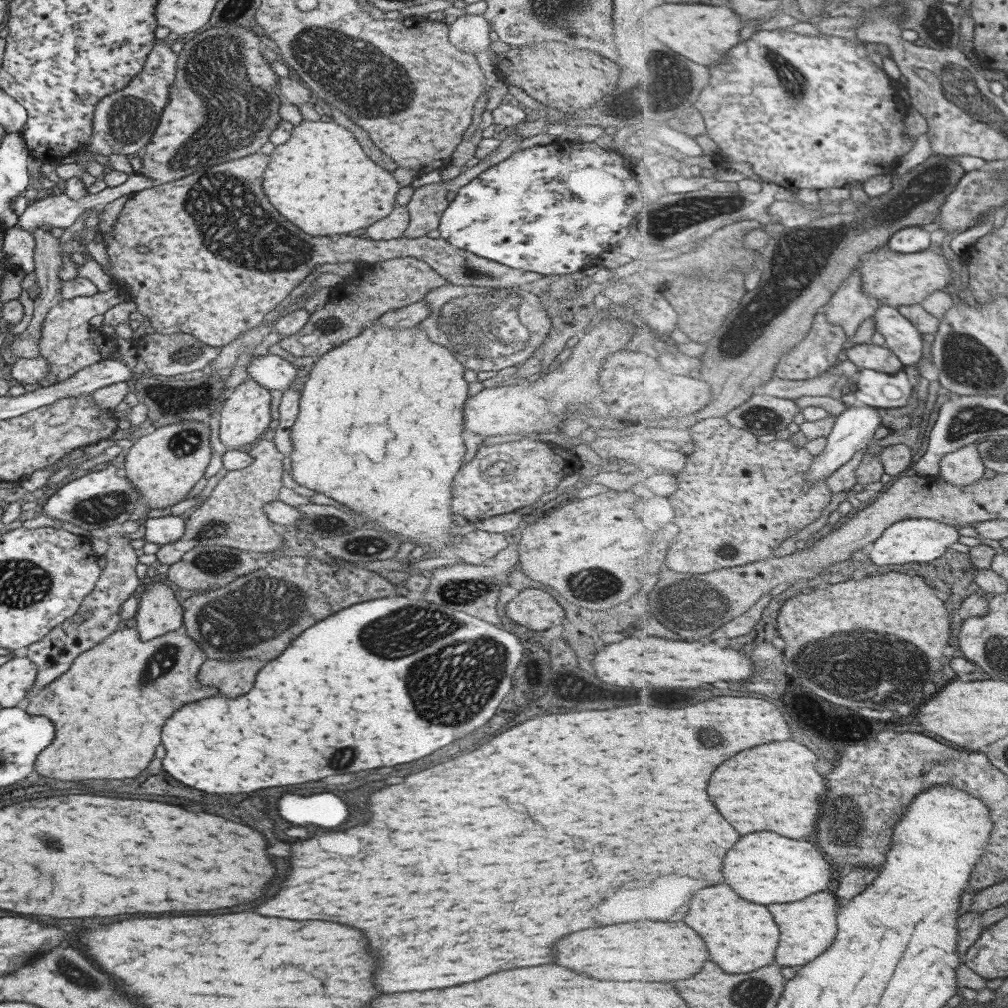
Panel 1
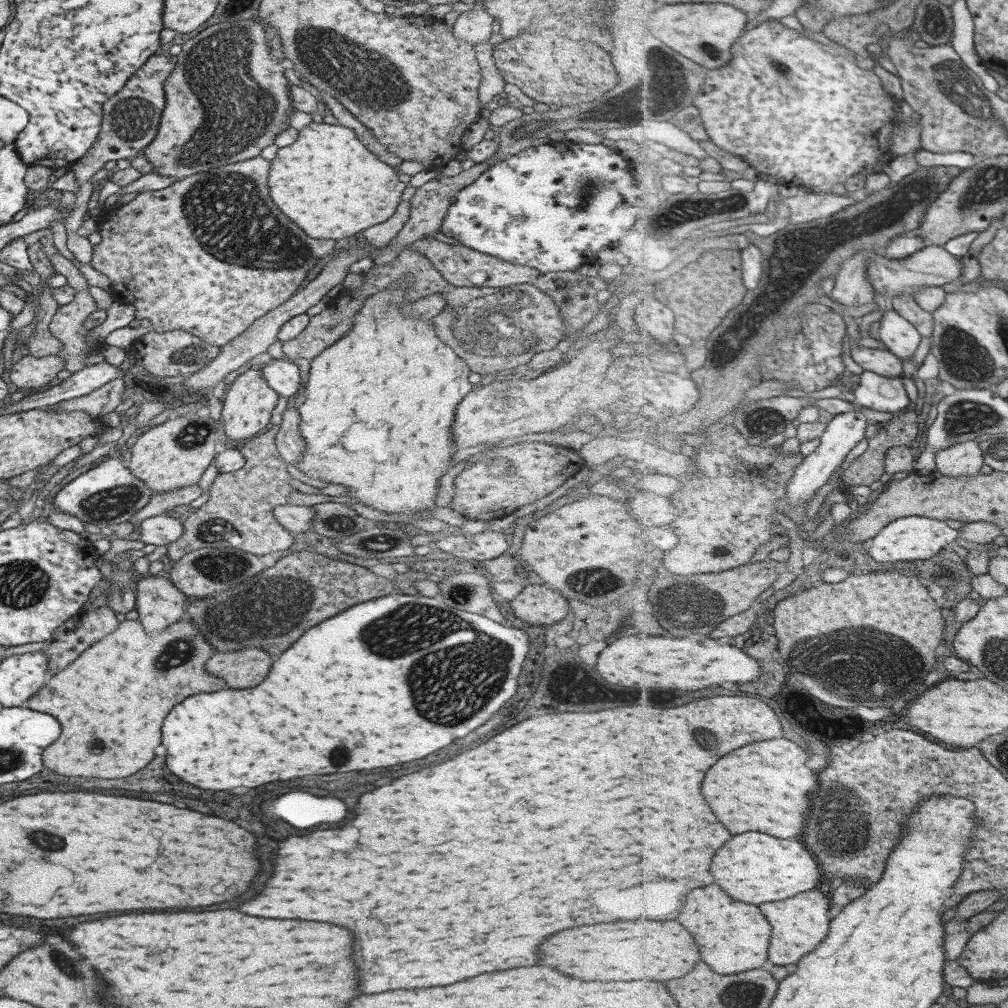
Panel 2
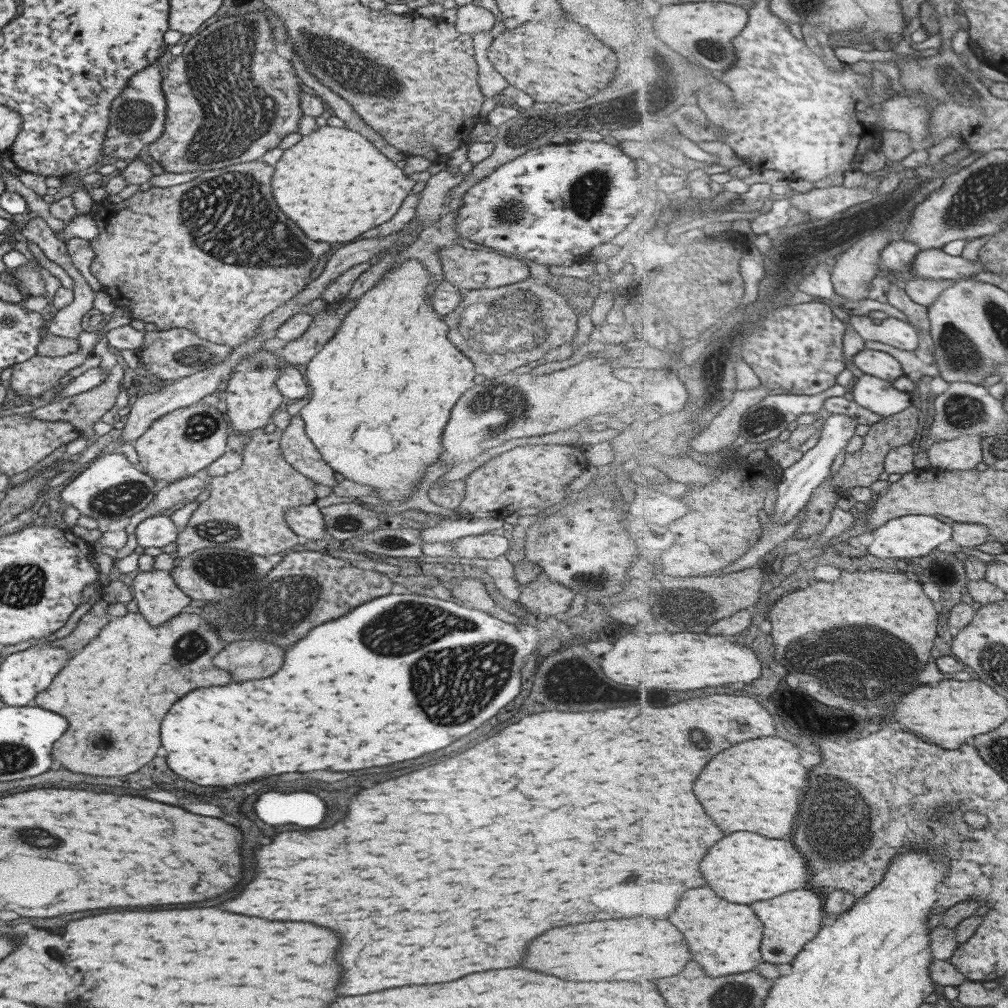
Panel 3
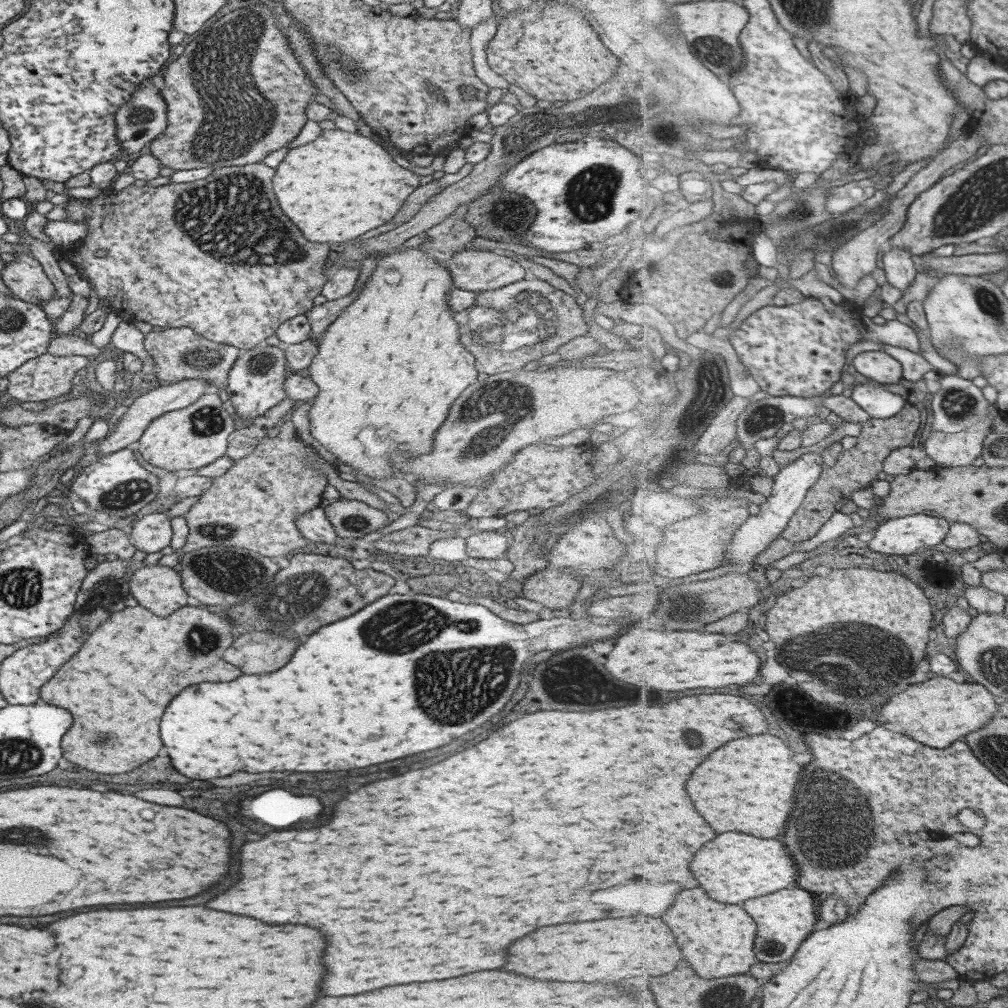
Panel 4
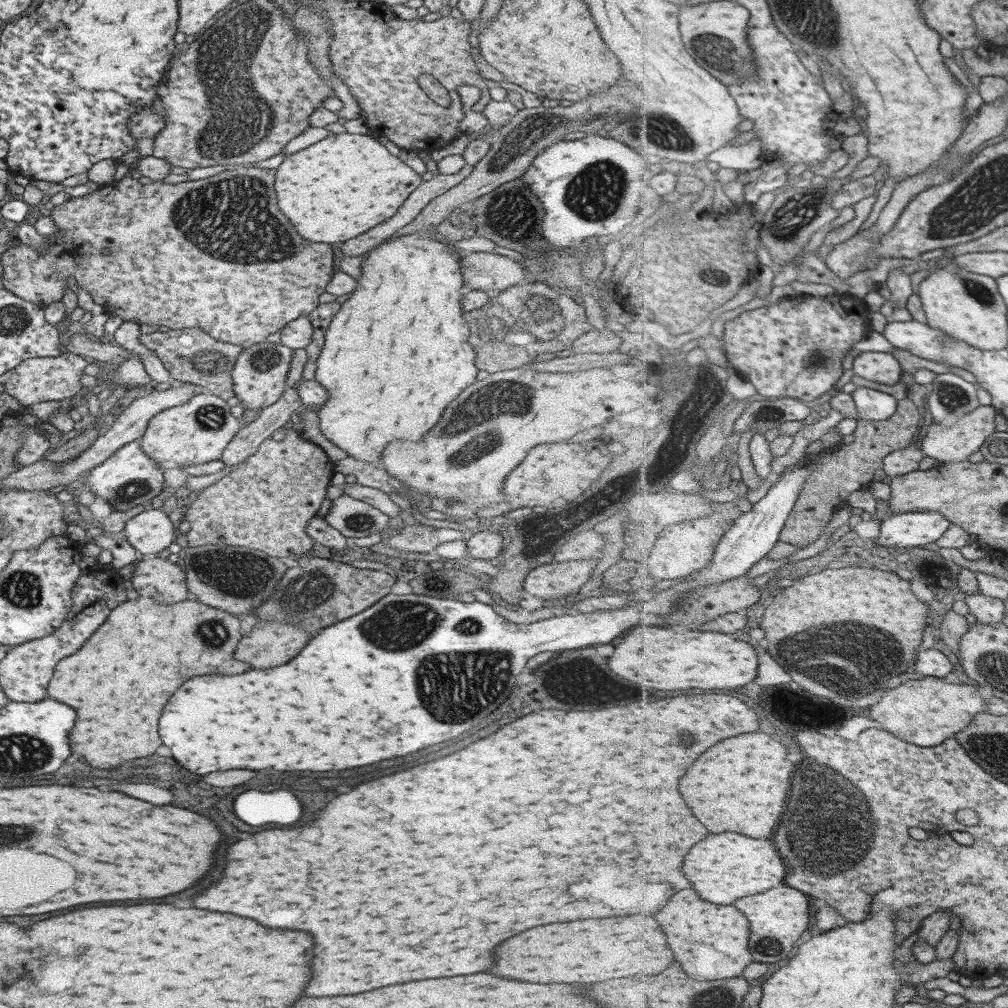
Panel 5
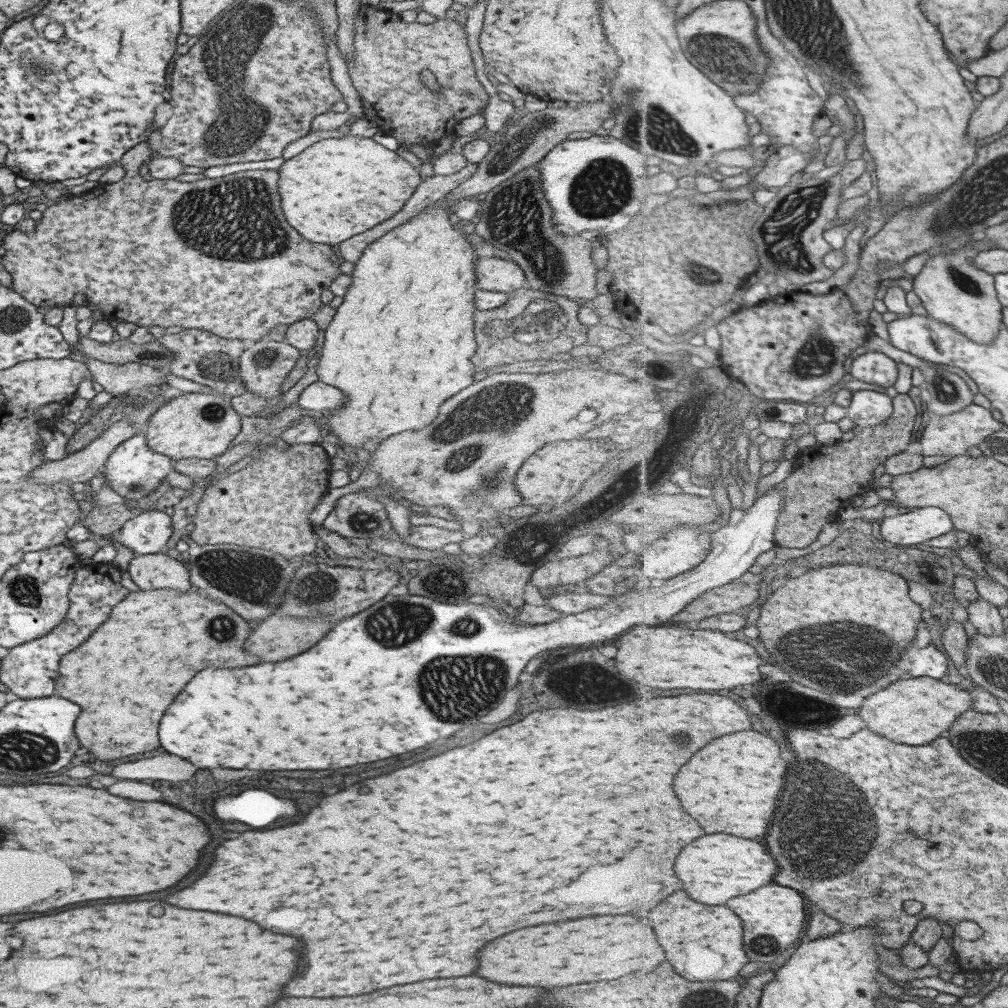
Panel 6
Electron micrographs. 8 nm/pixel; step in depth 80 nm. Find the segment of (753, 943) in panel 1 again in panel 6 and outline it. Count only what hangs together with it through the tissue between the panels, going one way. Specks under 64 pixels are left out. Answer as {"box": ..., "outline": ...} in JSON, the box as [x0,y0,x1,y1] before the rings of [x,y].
{"box":[649,890,749,981],"outline":[[[679,890],[651,910],[649,918],[653,920],[655,932],[667,950],[669,962],[673,962],[675,970],[687,980],[729,981],[749,962],[749,956],[743,950],[743,920],[729,906],[707,906],[695,902],[689,894],[685,894],[685,890]]]}

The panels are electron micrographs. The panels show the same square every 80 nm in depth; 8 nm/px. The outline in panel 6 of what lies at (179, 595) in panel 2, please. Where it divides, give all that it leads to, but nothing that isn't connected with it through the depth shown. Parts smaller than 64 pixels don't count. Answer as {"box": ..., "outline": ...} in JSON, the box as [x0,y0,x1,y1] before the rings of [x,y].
{"box":[126,553,191,592],"outline":[[[162,553],[135,555],[126,571],[138,590],[173,588],[185,592],[191,589],[183,562]]]}

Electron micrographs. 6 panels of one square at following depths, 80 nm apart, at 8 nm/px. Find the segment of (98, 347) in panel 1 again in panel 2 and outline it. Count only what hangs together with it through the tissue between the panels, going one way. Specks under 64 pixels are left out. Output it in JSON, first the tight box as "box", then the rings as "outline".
{"box":[39,236,100,372],"outline":[[[43,236],[39,239],[41,243],[42,251],[46,252],[46,255],[50,258],[52,262],[52,267],[56,271],[56,274],[62,274],[66,278],[66,284],[72,286],[76,294],[71,299],[71,302],[67,304],[59,305],[51,320],[48,324],[48,331],[50,335],[55,339],[58,339],[60,342],[60,349],[57,351],[55,356],[63,359],[63,365],[65,365],[64,370],[67,372],[76,372],[81,368],[85,367],[85,357],[91,352],[91,347],[88,347],[88,342],[83,339],[84,335],[87,333],[87,330],[82,326],[83,320],[86,317],[90,317],[96,312],[100,312],[97,307],[96,301],[92,298],[92,296],[88,293],[88,284],[85,281],[85,278],[81,273],[79,273],[78,269],[75,269],[76,266],[73,266],[71,263],[63,261],[63,258],[59,253],[57,253],[55,247],[53,246],[53,241],[46,236]]]}

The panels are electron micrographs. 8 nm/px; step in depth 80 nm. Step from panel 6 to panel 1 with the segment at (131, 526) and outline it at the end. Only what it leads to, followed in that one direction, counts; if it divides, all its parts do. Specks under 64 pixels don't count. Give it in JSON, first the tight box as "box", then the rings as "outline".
{"box":[143,516,184,546],"outline":[[[160,516],[143,519],[145,542],[153,542],[157,546],[177,541],[184,533],[184,521],[176,516]]]}

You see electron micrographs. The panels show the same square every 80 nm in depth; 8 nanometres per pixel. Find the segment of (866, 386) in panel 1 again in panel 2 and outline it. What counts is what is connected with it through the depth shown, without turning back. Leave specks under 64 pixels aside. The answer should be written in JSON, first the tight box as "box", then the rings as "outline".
{"box":[854,371,911,412],"outline":[[[864,371],[857,380],[858,386],[854,391],[855,404],[867,408],[867,410],[877,410],[879,412],[899,412],[905,410],[911,400],[905,390],[903,378],[885,378],[875,372]]]}

